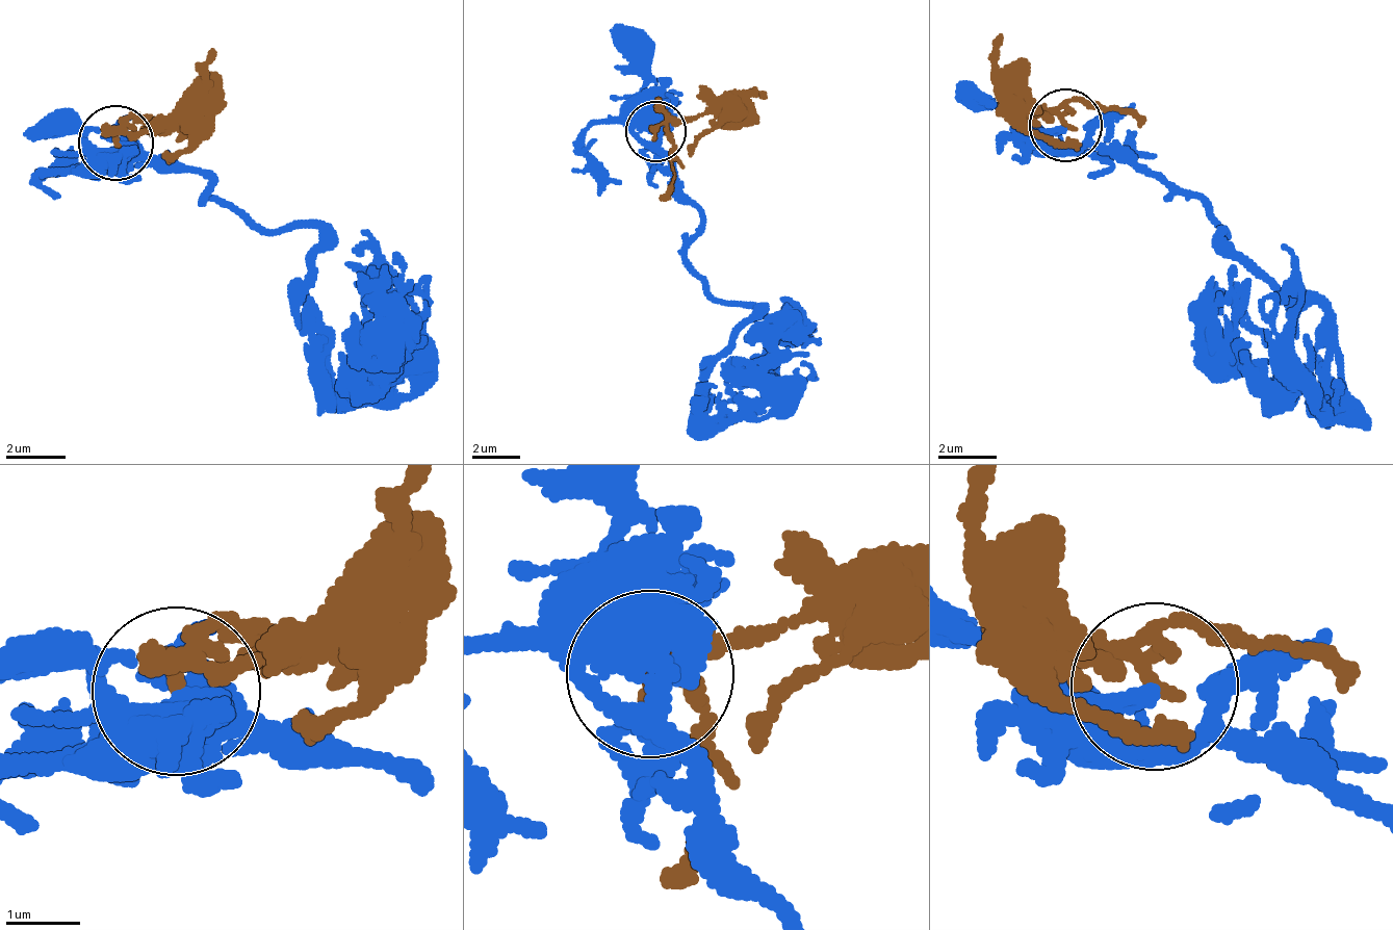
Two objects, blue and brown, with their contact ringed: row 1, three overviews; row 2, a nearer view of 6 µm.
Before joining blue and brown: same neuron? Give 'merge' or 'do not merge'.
merge

